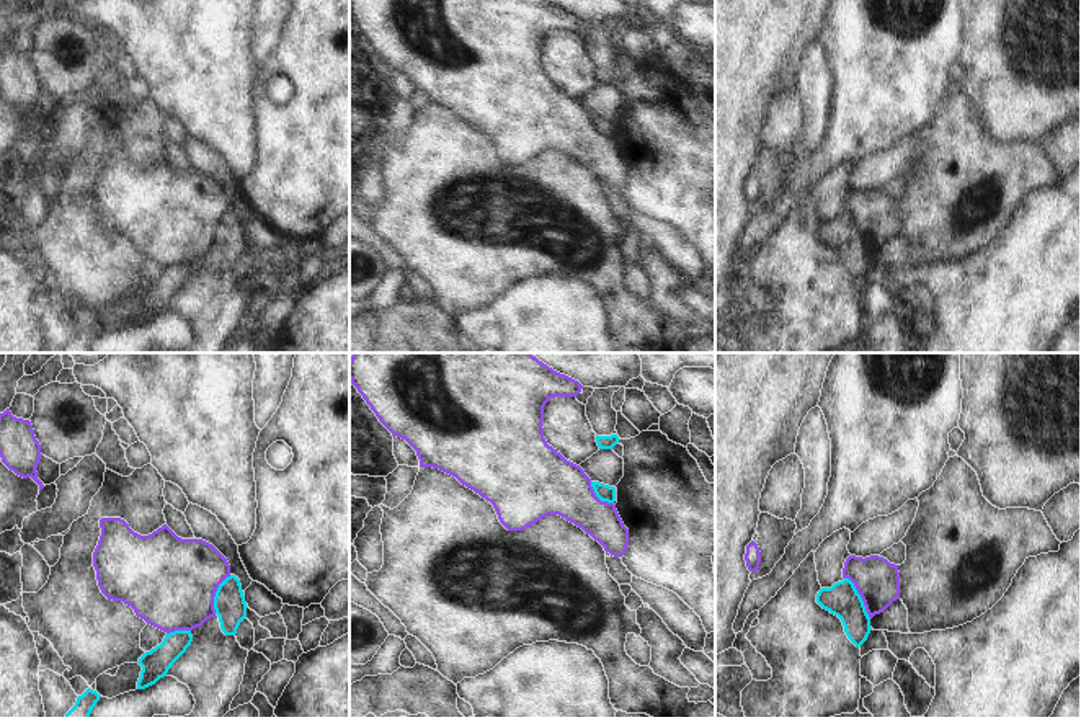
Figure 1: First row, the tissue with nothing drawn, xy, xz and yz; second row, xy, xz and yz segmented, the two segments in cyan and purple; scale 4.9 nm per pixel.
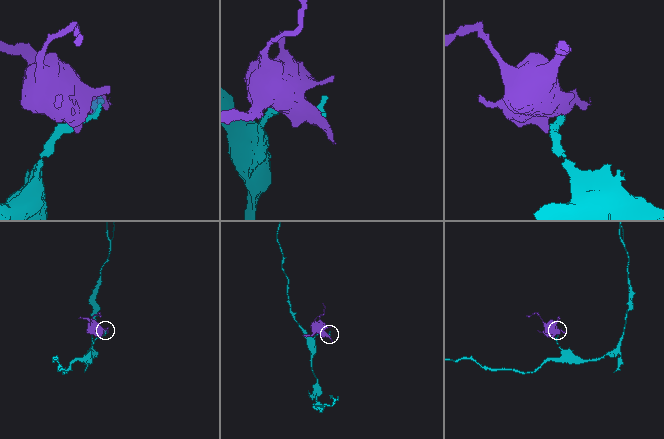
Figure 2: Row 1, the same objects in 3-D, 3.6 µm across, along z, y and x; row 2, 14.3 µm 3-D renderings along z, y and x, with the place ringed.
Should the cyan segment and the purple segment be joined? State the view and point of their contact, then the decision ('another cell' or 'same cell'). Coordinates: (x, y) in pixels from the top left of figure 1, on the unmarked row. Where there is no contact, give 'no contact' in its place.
contact yz (859, 231); another cell

